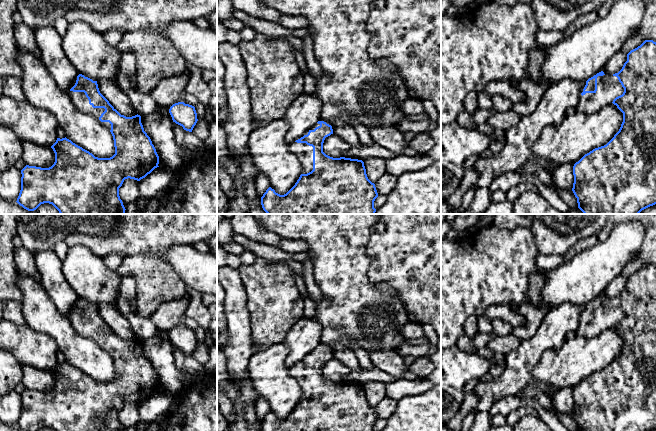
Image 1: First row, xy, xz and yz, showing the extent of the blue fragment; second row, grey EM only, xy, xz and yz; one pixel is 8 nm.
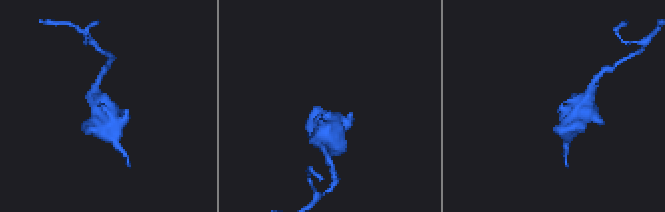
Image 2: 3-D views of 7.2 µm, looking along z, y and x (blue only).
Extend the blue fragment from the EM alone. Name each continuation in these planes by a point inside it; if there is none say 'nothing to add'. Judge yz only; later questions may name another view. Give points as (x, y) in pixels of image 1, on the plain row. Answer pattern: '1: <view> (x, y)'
1: yz (608, 310)

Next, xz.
1: xz (304, 377)

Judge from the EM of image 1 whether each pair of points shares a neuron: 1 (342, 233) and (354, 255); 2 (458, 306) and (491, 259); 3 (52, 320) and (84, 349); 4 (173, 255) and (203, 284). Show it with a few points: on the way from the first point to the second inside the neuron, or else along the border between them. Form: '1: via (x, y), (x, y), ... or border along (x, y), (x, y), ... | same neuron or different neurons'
1: via (342, 238), (342, 243), (349, 250) | same neuron
2: via (458, 294), (479, 271) | same neuron
3: via (60, 328), (76, 344) | same neuron
4: via (180, 261), (196, 277) | same neuron

